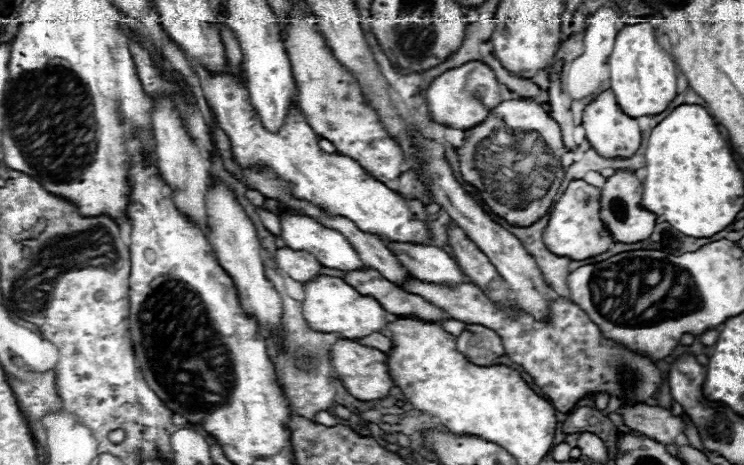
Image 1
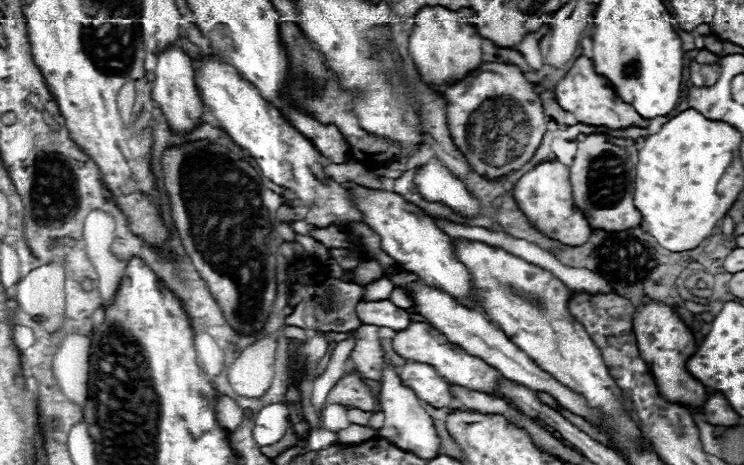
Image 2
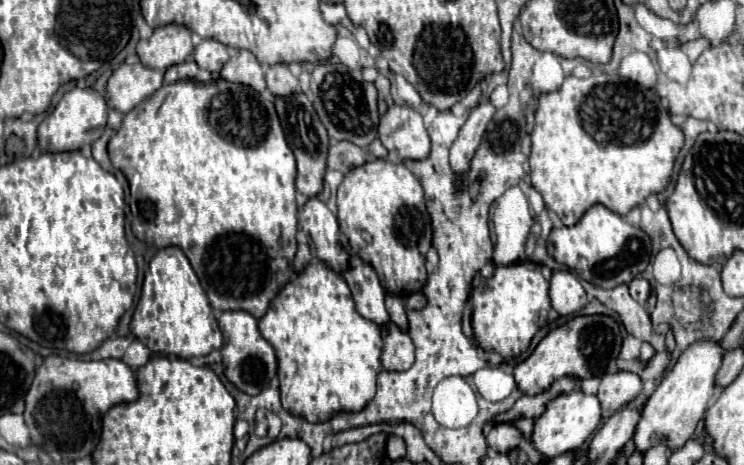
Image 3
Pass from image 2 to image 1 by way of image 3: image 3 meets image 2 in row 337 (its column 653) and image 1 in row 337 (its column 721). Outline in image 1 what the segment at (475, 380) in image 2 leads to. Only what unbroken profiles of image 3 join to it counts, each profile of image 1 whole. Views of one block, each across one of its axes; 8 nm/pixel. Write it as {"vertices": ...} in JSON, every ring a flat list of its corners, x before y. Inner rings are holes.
{"vertices":[[320,276,318,280,304,284,304,288,306,288,306,298,302,302,302,308,304,308,304,318,312,330,334,332,348,340,360,340,374,332,386,334,388,324,394,320,394,316,384,312,384,308,380,308,380,304,376,304,372,296,360,296,360,292,356,292,350,284,346,284,340,278]]}

